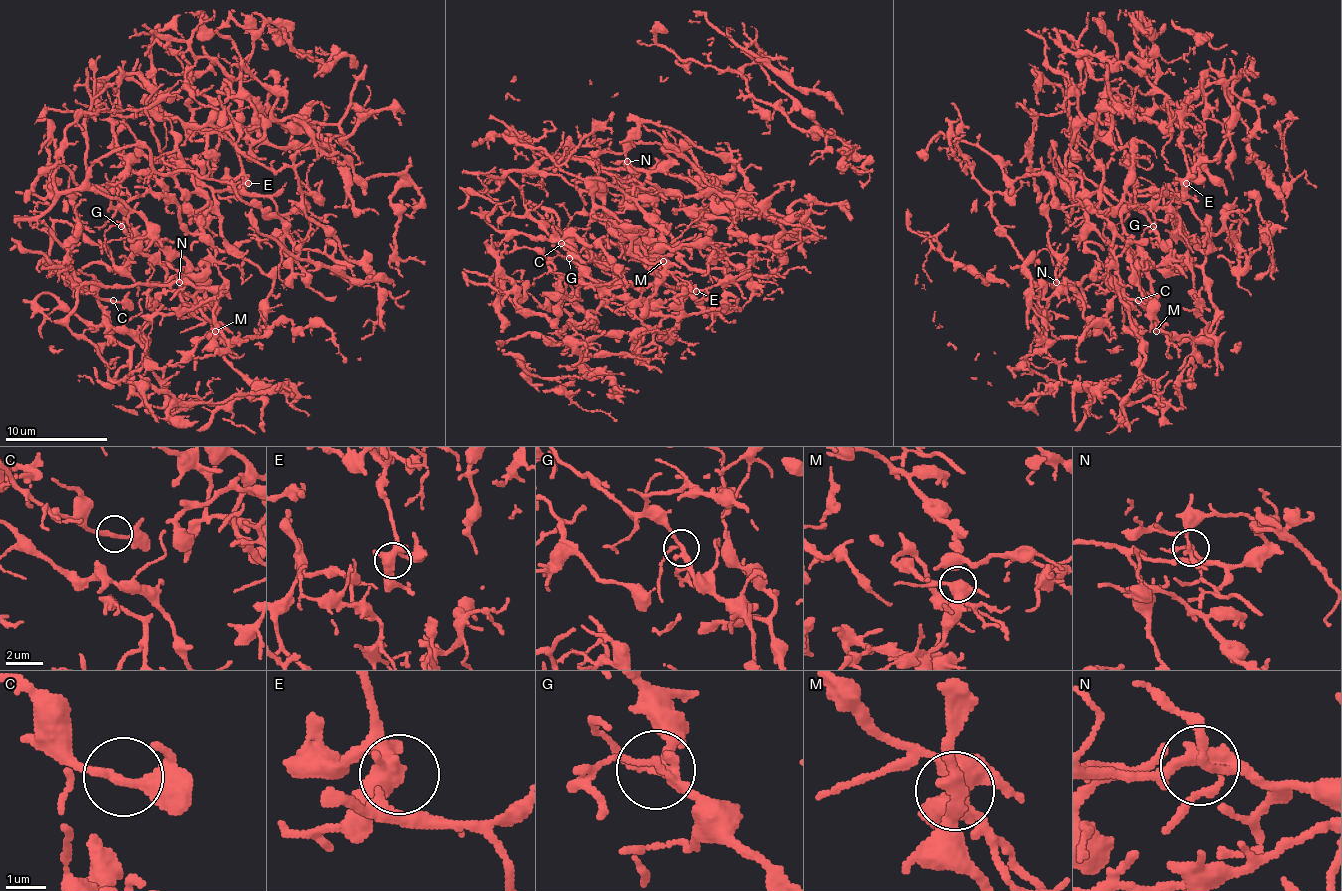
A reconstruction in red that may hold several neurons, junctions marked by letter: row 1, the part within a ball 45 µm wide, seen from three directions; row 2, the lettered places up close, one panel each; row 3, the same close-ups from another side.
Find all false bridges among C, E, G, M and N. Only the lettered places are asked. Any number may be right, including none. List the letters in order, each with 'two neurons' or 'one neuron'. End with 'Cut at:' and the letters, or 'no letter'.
C: one neuron
E: one neuron
G: one neuron
M: one neuron
N: one neuron
Cut at: no letter

